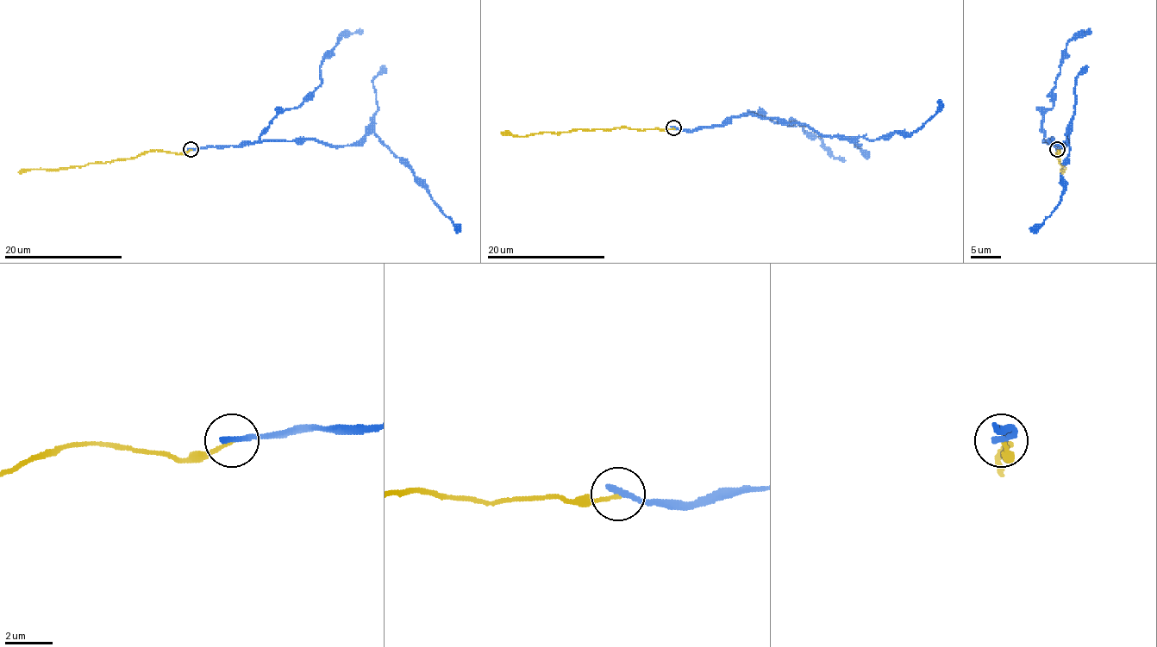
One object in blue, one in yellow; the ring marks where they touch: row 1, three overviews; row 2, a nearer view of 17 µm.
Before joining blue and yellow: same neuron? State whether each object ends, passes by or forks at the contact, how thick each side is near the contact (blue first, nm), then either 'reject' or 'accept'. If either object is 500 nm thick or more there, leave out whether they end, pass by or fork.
blue ends; yellow ends; calibres 280 and 150 nm; reject

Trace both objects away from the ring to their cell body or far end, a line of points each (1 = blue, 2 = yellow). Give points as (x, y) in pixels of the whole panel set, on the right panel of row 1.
1: (1057, 150), (1060, 146), (1044, 141), (1066, 146), (1067, 132), (1061, 199), (1030, 232)
2: (1057, 150), (1059, 154), (1060, 150), (1057, 152), (1061, 169), (1066, 169), (1061, 172)

